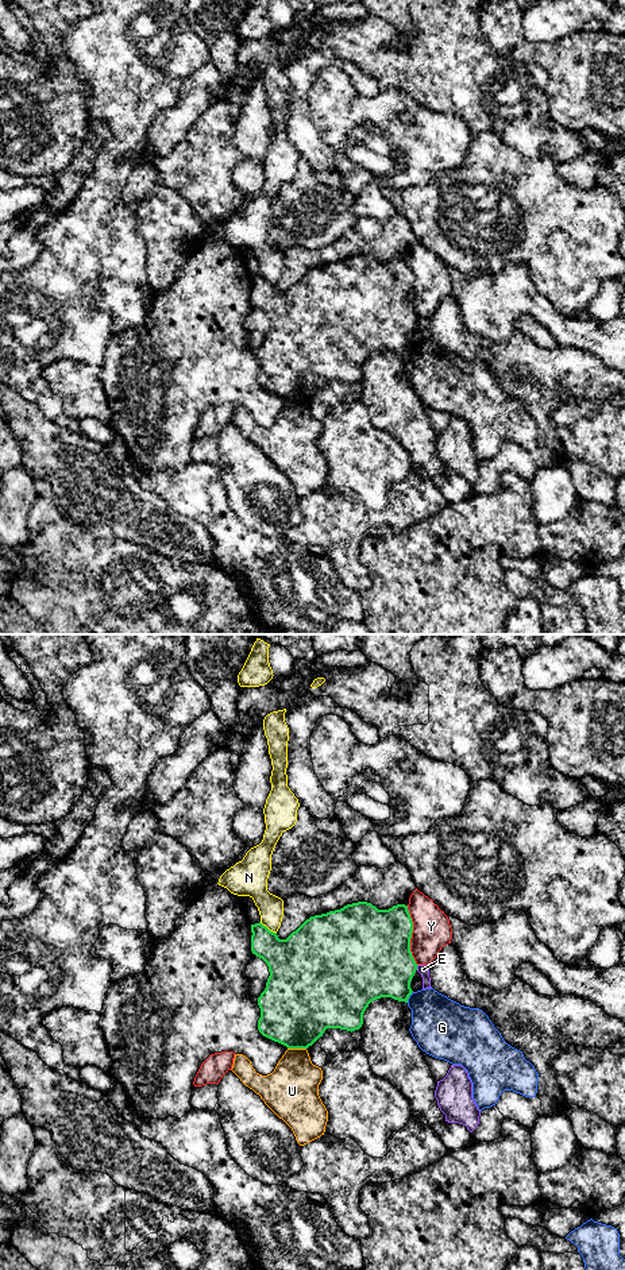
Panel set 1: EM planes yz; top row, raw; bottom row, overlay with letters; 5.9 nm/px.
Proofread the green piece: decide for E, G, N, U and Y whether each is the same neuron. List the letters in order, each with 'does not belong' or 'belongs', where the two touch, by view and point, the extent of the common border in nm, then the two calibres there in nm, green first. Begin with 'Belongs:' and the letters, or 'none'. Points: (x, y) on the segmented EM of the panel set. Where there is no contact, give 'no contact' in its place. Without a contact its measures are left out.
Belongs: none
E: does not belong; contact yz (416, 968); length 40 nm; calibres 440 and 60 nm
G: does not belong; contact yz (409, 995); length 80 nm; calibres 380 and 340 nm
N: does not belong; contact yz (266, 927); length 120 nm; calibres 280 and 150 nm
U: does not belong; contact yz (297, 1047); length 110 nm; calibres 440 and 300 nm
Y: does not belong; contact yz (411, 935); length 360 nm; calibres 460 and 220 nm

